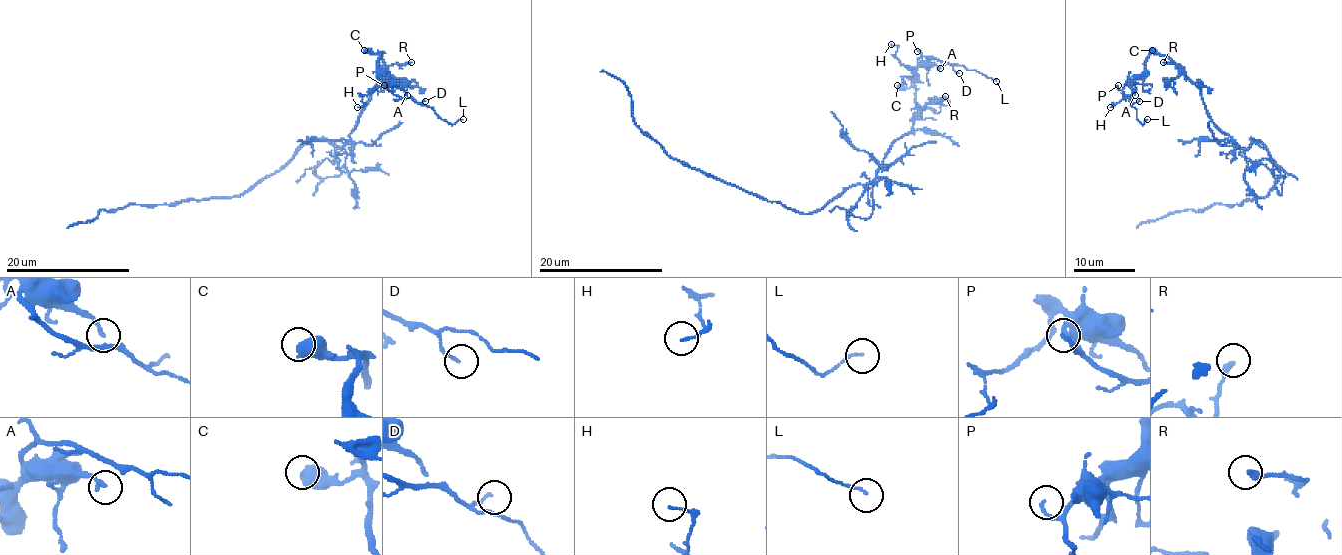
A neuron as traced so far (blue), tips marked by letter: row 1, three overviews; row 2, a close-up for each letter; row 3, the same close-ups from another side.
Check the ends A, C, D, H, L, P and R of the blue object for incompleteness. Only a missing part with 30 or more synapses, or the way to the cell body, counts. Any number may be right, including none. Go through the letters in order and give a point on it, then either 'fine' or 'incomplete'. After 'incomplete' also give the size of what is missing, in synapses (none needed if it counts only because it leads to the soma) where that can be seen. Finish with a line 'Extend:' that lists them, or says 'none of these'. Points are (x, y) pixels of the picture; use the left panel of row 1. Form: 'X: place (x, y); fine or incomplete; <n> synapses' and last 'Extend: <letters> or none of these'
A: place (407, 95); fine
C: place (364, 50); fine
D: place (425, 101); fine
H: place (357, 107); fine
L: place (463, 119); fine
P: place (384, 85); fine
R: place (411, 62); fine
Extend: none of these

